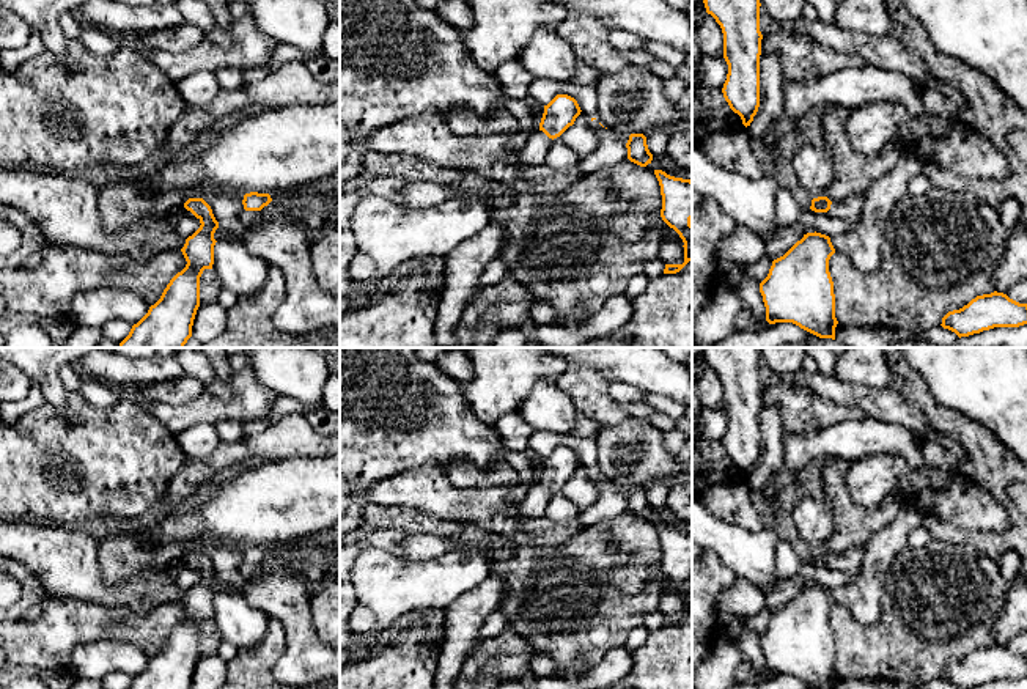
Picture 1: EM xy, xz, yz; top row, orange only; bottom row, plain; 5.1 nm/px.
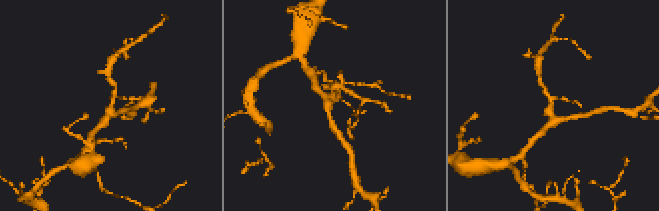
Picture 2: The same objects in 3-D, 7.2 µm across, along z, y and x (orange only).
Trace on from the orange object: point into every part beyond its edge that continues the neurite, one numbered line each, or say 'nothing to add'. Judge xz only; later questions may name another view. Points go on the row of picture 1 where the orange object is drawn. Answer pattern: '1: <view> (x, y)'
1: xz (533, 153)

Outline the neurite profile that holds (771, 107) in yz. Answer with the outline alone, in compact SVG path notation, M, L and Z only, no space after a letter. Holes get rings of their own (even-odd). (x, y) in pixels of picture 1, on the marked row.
M761 50L760 55L760 107L753 121L747 126L750 138L761 142L774 156L780 142L771 135L772 124L785 112L783 68L775 52Z

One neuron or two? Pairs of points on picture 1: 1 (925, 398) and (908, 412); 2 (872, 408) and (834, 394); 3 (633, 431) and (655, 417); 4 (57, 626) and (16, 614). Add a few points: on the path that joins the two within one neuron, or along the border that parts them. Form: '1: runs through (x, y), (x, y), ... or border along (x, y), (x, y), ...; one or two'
1: border along (890, 387), (911, 403), (931, 428); two
2: runs through (862, 398), (854, 394), (843, 394); one
3: border along (631, 416), (648, 419), (664, 431); two
4: border along (24, 617), (16, 622); two

